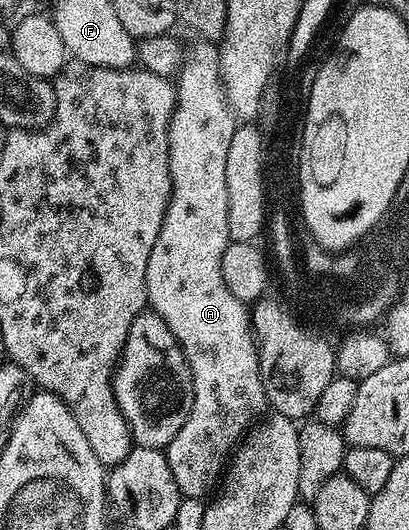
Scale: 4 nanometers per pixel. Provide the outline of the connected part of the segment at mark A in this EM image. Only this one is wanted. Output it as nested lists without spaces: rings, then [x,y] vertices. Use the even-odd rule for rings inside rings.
[[[200,40],[196,44],[192,50],[187,51],[174,84],[176,108],[168,127],[168,169],[172,197],[164,215],[162,230],[158,234],[158,242],[154,242],[154,250],[150,250],[150,262],[146,262],[146,294],[147,307],[160,316],[166,326],[170,326],[170,334],[174,334],[180,349],[186,354],[194,386],[190,414],[182,430],[174,434],[166,449],[170,474],[174,474],[174,482],[181,497],[204,498],[220,484],[230,457],[257,417],[265,411],[266,401],[260,373],[260,350],[256,334],[252,331],[249,305],[234,298],[234,294],[226,290],[226,278],[222,278],[222,254],[226,254],[226,246],[230,242],[226,150],[230,150],[230,138],[234,138],[238,120],[232,115],[224,93],[224,83],[221,82],[219,47],[213,41]]]

